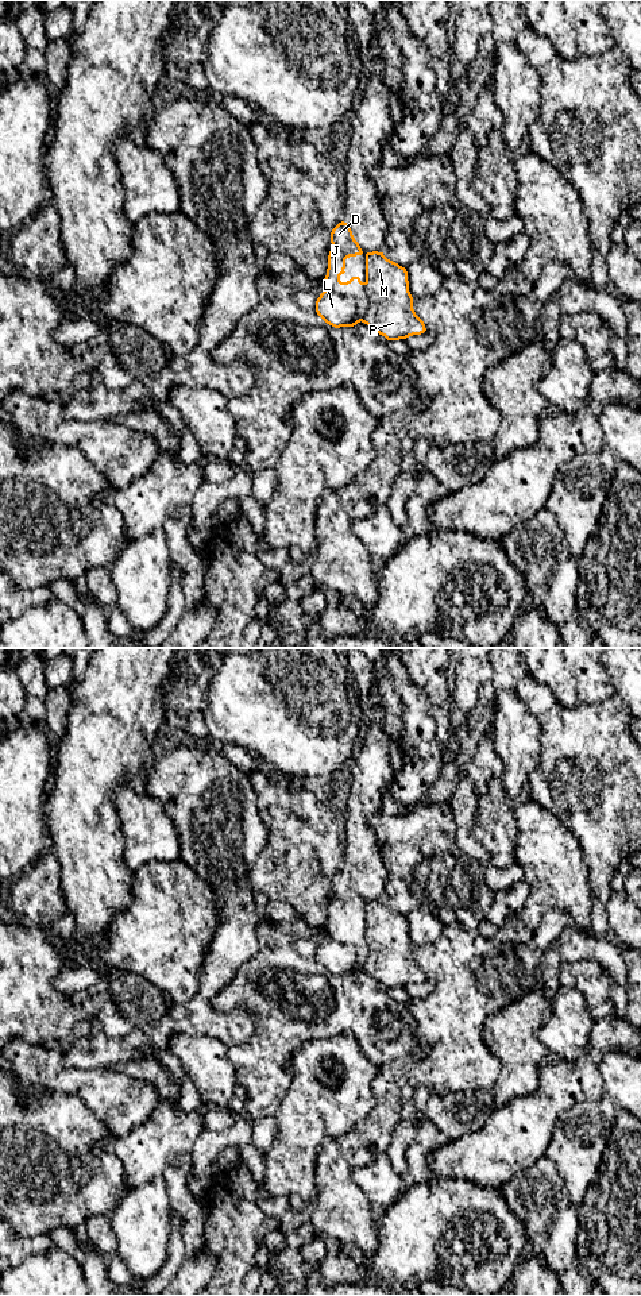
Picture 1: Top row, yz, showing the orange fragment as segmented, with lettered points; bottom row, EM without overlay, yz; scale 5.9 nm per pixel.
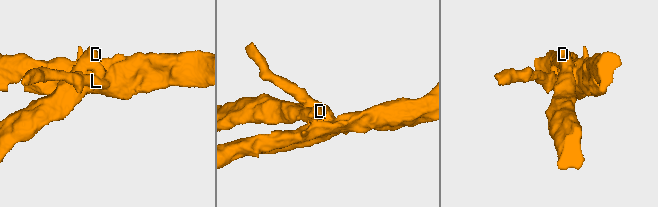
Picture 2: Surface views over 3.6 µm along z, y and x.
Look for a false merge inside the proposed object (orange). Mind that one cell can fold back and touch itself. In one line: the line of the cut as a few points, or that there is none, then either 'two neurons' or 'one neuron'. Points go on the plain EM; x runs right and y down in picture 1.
cut yz (327, 936), (354, 948), (355, 964), (347, 974); two neurons

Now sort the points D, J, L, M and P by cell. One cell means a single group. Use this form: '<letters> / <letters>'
D J / L M P

